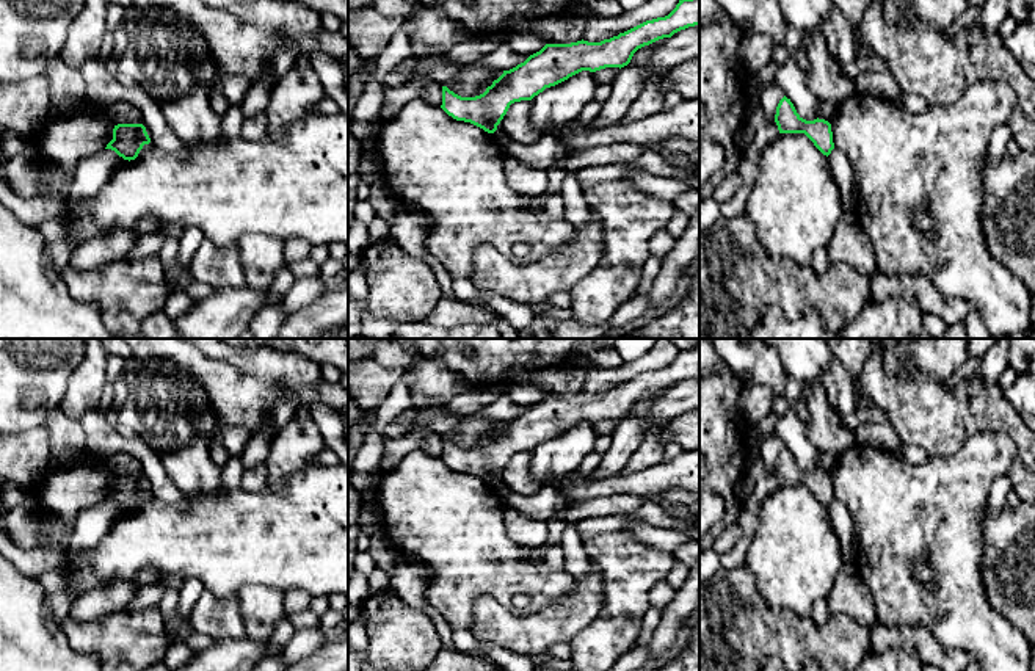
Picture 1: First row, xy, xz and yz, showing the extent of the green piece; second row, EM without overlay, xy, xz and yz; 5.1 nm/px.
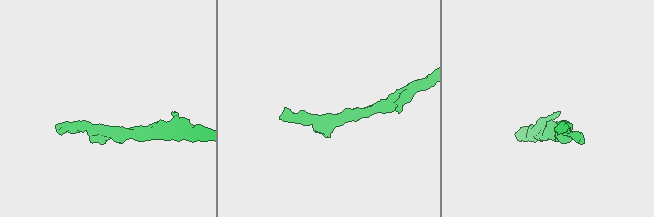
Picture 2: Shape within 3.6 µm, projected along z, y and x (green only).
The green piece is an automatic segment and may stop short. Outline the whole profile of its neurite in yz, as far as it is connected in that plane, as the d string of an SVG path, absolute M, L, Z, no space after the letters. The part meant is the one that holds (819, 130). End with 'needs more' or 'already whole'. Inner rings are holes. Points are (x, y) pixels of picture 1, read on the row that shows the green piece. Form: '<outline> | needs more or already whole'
M786 96L776 107L775 122L779 133L804 133L826 157L834 149L831 124L819 118L814 121L803 119Z | already whole

